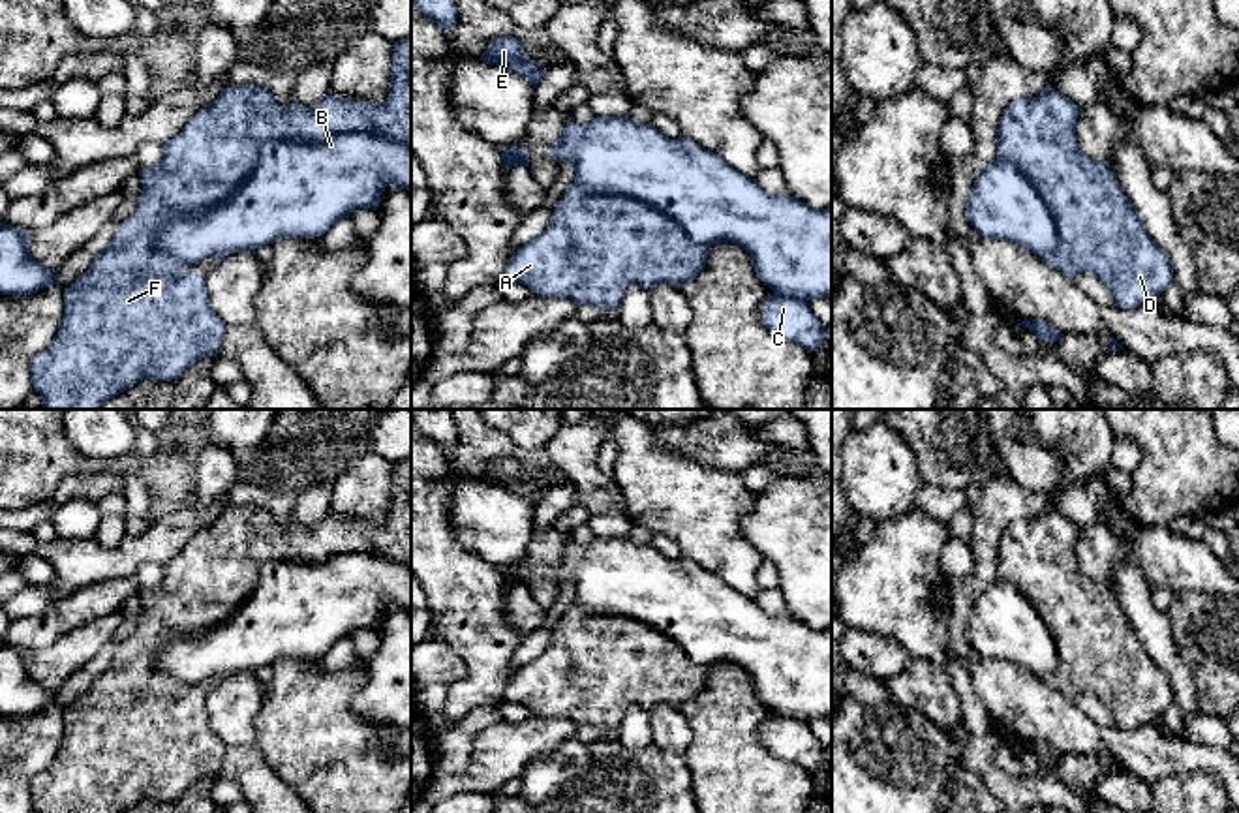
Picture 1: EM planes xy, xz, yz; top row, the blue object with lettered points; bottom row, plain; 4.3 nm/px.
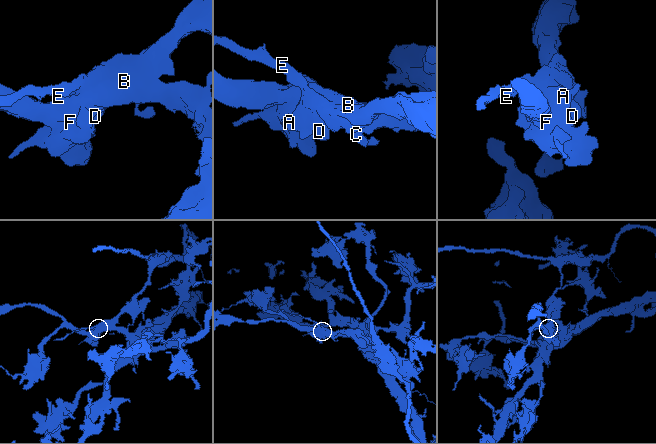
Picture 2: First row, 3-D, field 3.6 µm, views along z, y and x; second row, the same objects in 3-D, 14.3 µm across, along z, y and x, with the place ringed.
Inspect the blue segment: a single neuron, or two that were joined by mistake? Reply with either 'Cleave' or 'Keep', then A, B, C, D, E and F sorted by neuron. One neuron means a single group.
Keep. Groups: A B C D E F

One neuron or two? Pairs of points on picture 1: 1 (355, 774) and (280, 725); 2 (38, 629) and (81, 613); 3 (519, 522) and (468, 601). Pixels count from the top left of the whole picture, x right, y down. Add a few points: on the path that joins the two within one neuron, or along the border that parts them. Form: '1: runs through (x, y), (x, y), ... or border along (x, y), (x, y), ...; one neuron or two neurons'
1: runs through (340, 757), (331, 757), (299, 727); one neuron
2: runs through (49, 626), (70, 613); one neuron
3: border along (457, 537), (498, 569); two neurons

